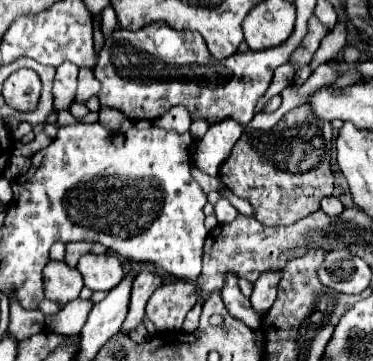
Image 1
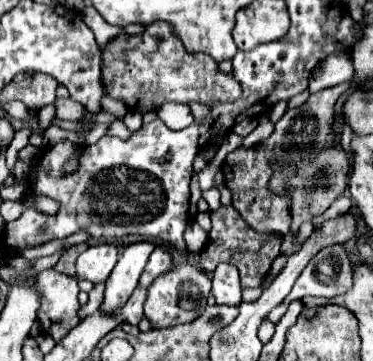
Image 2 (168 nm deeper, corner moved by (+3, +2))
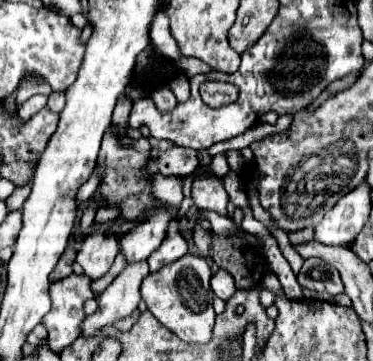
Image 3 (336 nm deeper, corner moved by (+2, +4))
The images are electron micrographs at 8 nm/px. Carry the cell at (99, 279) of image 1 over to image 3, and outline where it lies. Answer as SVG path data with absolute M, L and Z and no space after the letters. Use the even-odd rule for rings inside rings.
M93 232L83 240L83 246L77 252L77 262L85 270L85 276L97 280L111 268L117 252L119 242L115 240L115 236L105 232Z

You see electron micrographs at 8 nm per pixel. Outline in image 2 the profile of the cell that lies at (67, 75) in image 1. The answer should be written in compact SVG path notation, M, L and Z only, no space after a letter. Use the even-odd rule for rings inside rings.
M50 104L50 106L44 106L42 110L40 110L40 116L38 116L38 128L40 130L46 130L50 124L52 124L52 120L54 120L54 106Z

